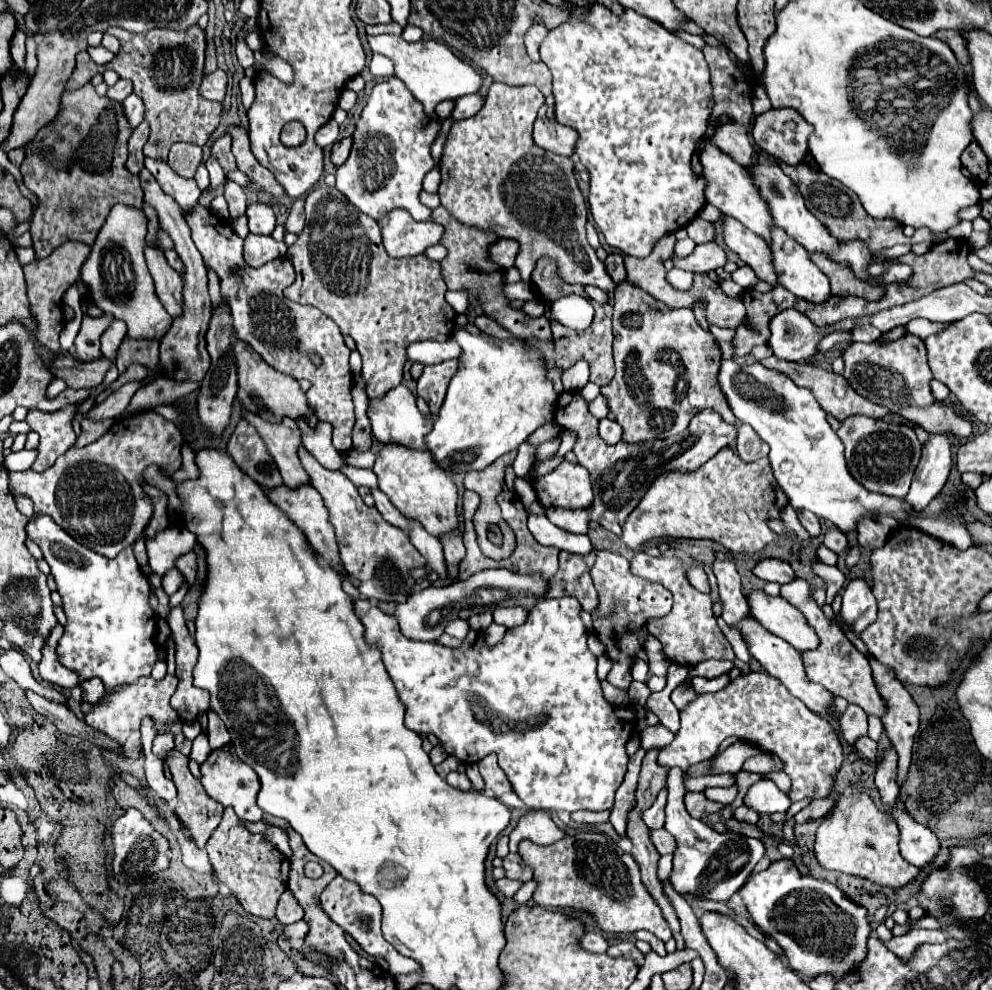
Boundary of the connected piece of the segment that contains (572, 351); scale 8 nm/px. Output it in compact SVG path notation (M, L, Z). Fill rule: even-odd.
M593 302L595 318L589 328L585 330L571 330L565 328L559 322L551 322L553 332L553 346L555 346L555 366L567 370L577 360L587 360L591 366L591 382L599 386L607 386L609 380L615 376L615 364L613 364L613 332L611 332L611 312L613 308L609 304L597 304Z

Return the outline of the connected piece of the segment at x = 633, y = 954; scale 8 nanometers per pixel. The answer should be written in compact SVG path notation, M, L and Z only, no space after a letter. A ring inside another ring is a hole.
M617 942L617 944L611 944L609 948L607 948L607 954L609 956L623 956L623 958L631 958L631 960L635 960L639 966L643 964L643 954L635 948L635 944L633 942Z

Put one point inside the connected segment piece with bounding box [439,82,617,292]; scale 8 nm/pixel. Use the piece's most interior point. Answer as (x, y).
(493, 176)

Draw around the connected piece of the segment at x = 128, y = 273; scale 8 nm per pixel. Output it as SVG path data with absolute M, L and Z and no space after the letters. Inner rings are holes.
M117 204L111 208L103 228L97 234L91 254L81 268L81 280L91 290L91 300L103 312L113 314L115 318L127 324L131 338L161 338L167 334L173 318L167 314L159 302L153 278L145 262L145 236L147 236L147 216L141 208Z

